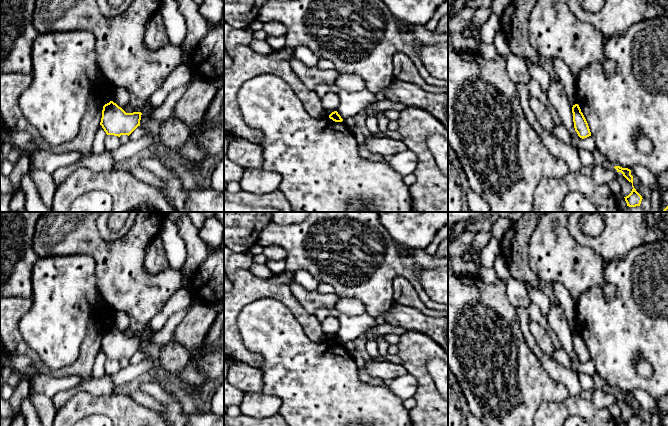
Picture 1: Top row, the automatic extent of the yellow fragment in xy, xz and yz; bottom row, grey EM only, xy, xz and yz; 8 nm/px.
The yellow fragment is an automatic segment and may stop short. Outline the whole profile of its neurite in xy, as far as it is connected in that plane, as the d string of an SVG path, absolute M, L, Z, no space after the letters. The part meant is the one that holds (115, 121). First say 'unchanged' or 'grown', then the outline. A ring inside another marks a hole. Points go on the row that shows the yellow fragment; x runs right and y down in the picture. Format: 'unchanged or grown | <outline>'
unchanged | M113 101L105 104L100 125L107 135L130 135L140 126L141 112L126 113Z

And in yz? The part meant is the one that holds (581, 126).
unchanged | M578 104L573 105L572 113L573 113L574 128L578 136L582 139L591 136L588 123L583 113L581 112L581 109Z

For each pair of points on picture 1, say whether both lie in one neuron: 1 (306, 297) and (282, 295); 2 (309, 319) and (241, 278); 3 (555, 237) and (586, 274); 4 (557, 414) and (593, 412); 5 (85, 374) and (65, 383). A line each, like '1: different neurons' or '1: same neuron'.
1: different neurons
2: same neuron
3: same neuron
4: same neuron
5: different neurons

